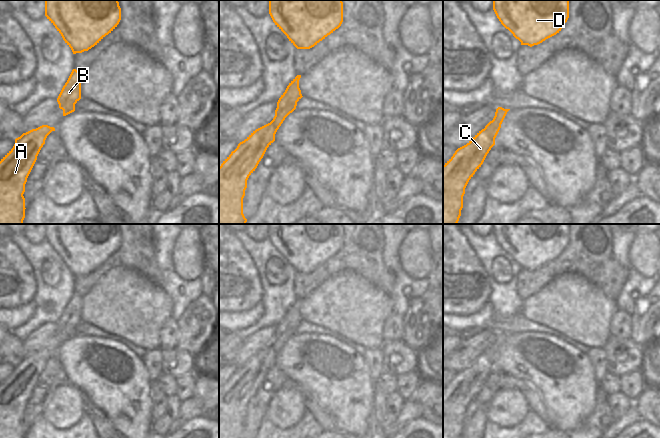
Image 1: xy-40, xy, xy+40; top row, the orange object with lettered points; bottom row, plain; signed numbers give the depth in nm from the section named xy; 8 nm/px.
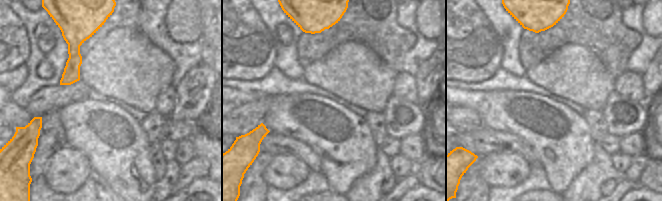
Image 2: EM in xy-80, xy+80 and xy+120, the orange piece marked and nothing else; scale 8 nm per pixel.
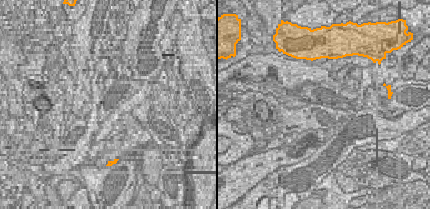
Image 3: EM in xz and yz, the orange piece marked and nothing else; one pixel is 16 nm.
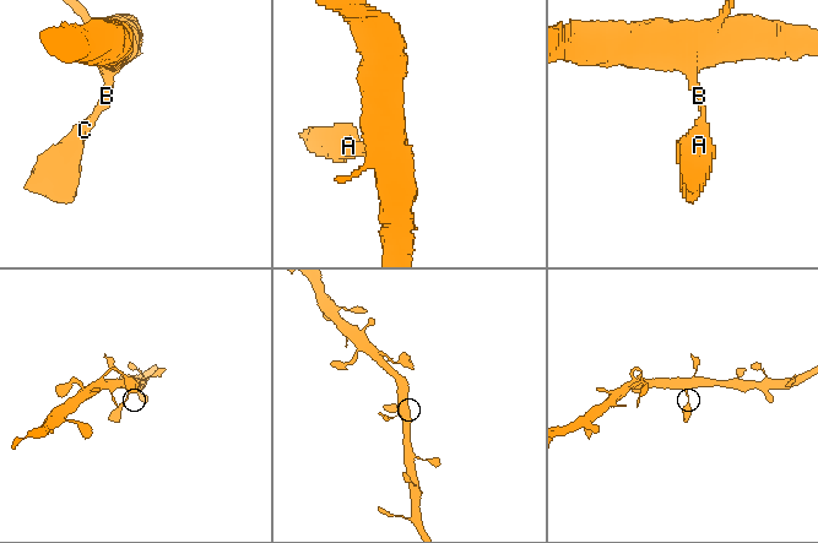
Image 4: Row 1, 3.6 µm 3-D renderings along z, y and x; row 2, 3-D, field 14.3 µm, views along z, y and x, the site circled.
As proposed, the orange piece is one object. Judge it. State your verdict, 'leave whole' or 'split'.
leave whole

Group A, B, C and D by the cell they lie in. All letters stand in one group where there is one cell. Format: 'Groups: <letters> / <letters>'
Groups: A B C D.

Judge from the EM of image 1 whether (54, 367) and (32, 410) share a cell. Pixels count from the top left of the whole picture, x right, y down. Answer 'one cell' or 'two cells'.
one cell

